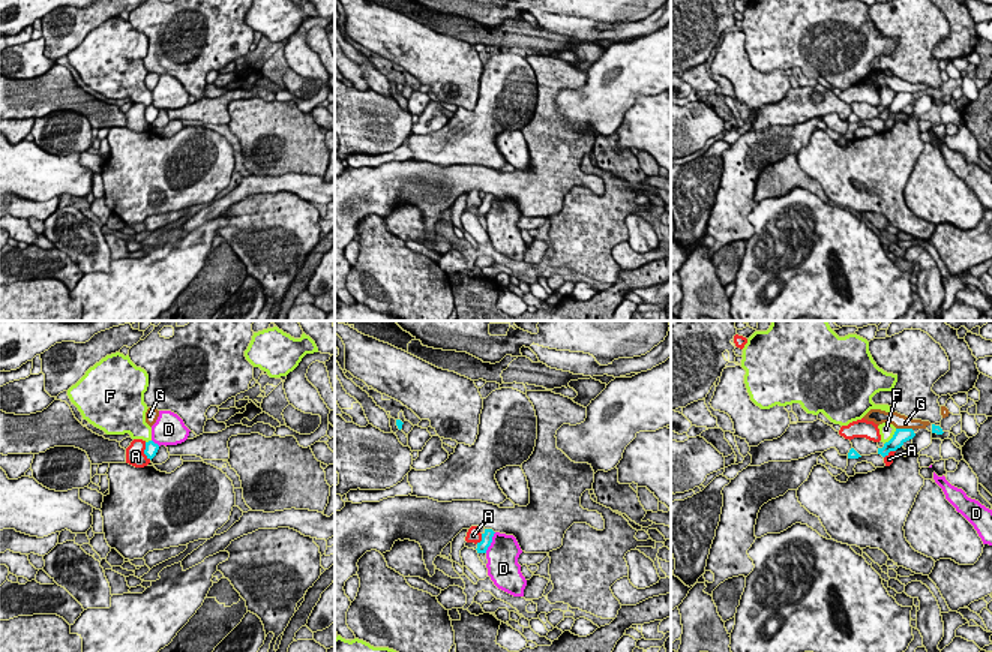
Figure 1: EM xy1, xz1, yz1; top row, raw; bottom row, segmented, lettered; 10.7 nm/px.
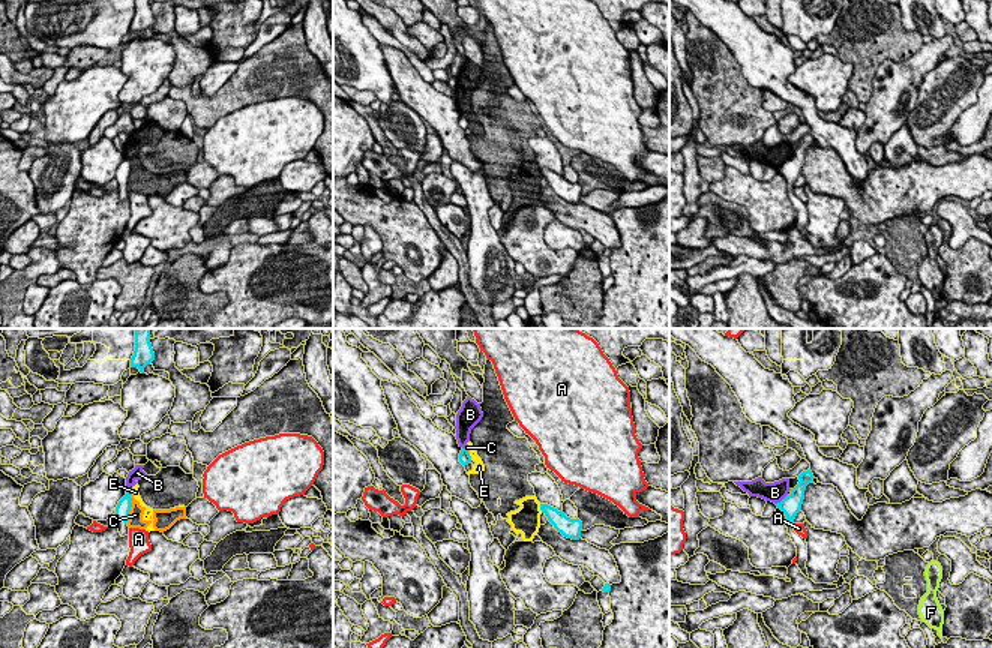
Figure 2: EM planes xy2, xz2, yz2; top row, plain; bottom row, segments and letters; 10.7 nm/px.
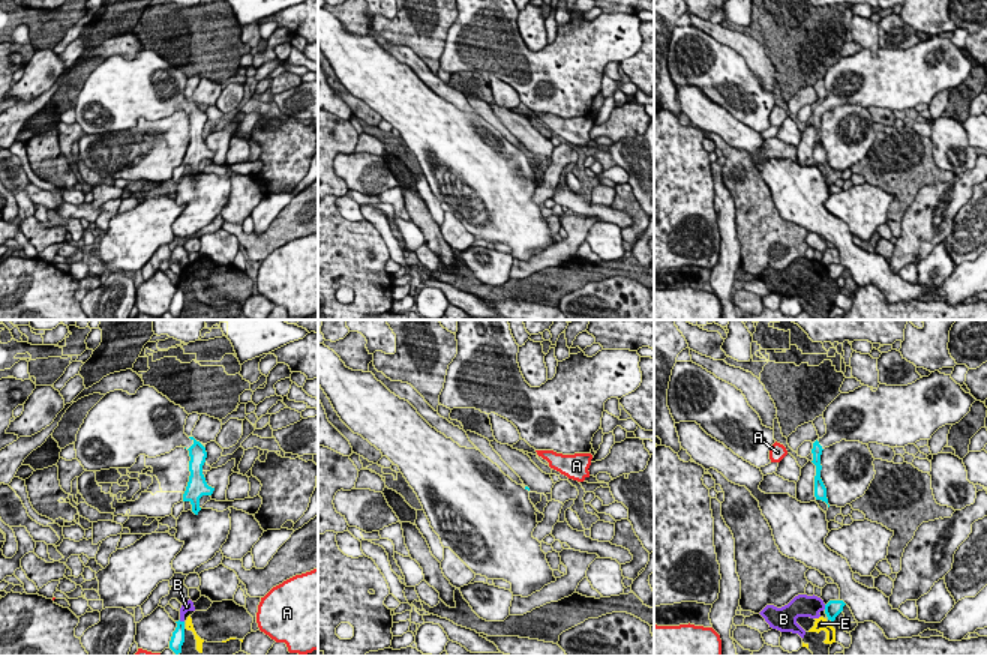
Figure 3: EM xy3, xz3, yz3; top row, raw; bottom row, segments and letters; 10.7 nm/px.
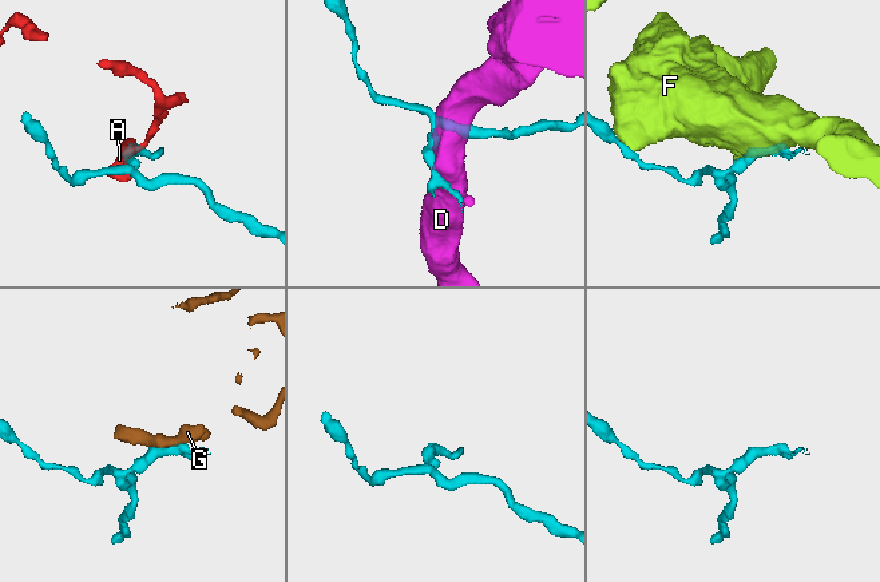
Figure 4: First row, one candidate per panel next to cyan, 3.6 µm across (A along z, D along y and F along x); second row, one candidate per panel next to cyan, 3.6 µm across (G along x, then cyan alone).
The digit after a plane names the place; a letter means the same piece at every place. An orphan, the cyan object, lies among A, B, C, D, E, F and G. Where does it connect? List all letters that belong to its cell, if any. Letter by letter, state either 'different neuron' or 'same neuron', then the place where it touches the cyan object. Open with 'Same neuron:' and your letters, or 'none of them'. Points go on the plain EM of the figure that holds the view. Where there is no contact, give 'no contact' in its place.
Same neuron: none of them
A: different neuron; contact xy1 (144, 116)
B: different neuron; contact yz2 (782, 164)
C: different neuron; contact xy2 (131, 170)
D: different neuron; contact xz1 (491, 206)
E: different neuron; contact xz2 (470, 120)
F: different neuron; contact yz1 (893, 101)
G: different neuron; contact yz1 (905, 93)

